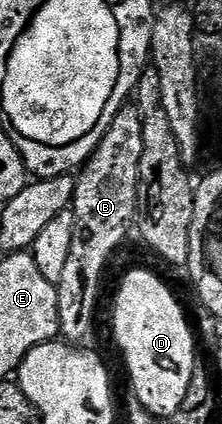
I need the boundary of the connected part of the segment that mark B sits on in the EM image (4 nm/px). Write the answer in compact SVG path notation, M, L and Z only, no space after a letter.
M126 103L119 115L111 123L107 135L99 143L83 168L76 174L77 186L73 192L73 218L75 218L75 235L71 235L71 252L67 255L67 264L63 267L63 279L57 285L59 299L60 336L69 343L81 343L93 329L93 316L97 313L97 296L101 293L101 276L105 273L105 264L113 257L113 252L125 241L129 233L129 224L134 224L138 216L137 188L140 185L140 160L143 157L144 120L136 104Z

